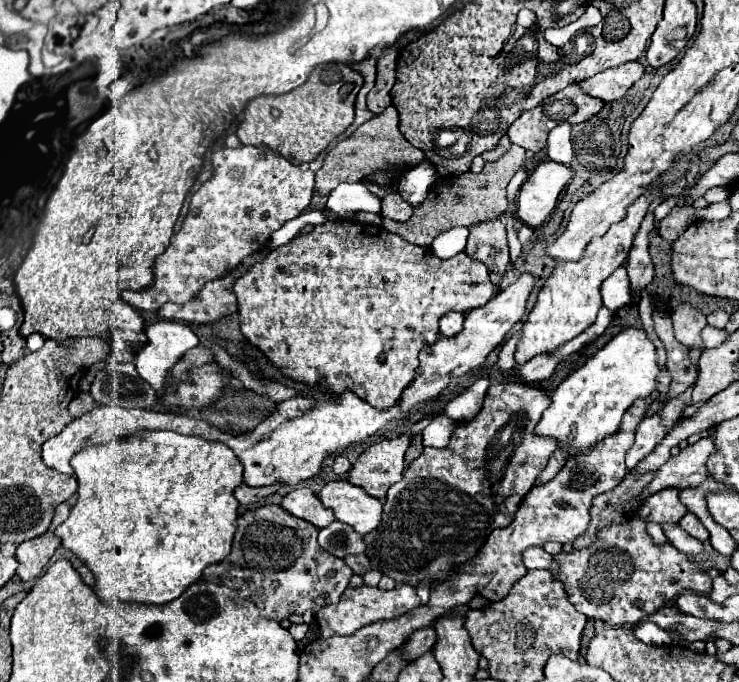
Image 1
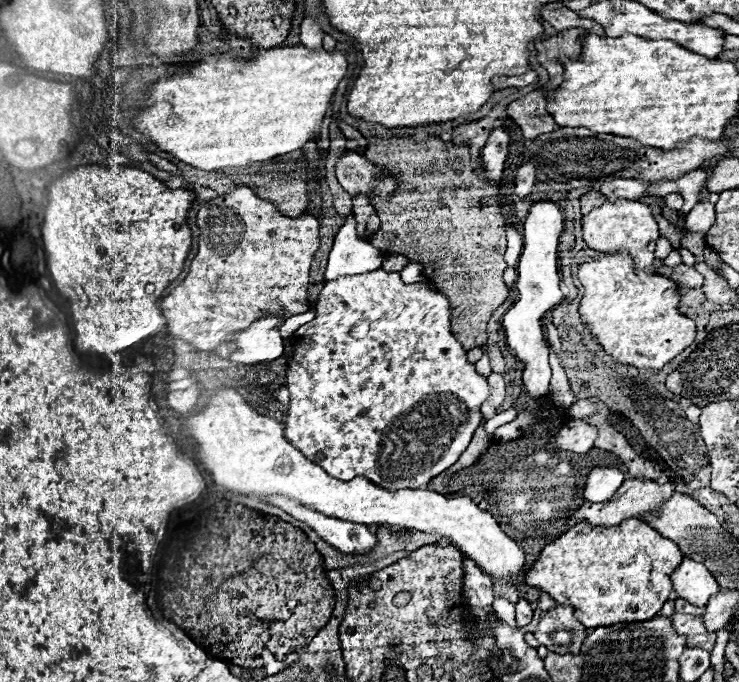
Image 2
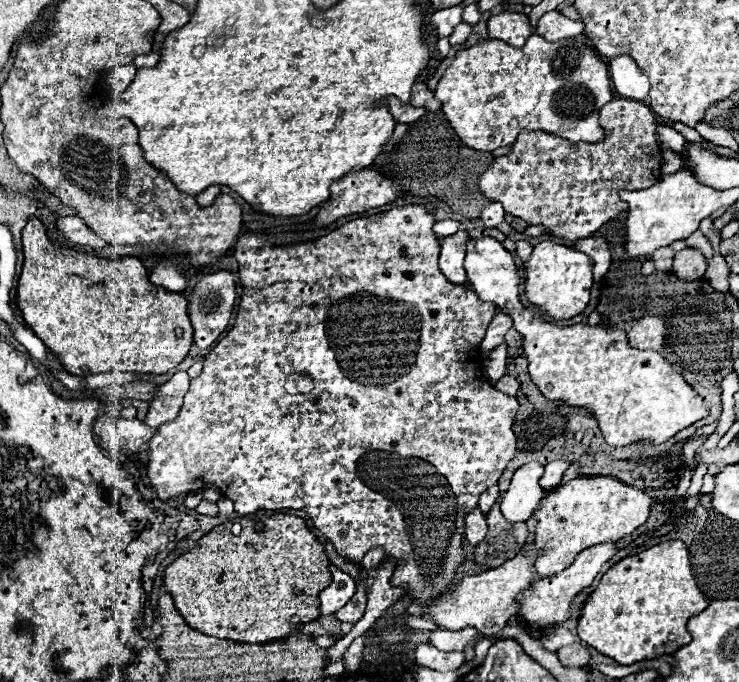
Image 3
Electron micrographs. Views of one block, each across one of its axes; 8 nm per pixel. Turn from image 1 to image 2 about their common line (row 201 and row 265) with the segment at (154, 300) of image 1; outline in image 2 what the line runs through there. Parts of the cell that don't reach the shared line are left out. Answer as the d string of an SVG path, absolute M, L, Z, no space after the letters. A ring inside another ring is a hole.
M240 186L232 194L198 204L196 224L200 228L198 254L190 264L190 274L160 304L168 320L168 332L174 338L182 338L198 350L214 352L220 344L226 344L230 334L246 330L268 312L286 314L286 318L290 318L310 308L310 304L306 306L306 286L310 284L312 258L320 246L318 218L310 214L288 218L276 212L272 202L262 200L250 188Z

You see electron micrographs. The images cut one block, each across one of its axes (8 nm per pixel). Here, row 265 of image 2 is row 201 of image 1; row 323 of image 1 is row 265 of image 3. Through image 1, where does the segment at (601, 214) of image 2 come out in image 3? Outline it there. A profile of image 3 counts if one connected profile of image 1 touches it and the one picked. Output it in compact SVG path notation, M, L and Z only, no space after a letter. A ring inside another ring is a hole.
M540 242L534 246L532 258L526 262L526 298L548 312L552 318L572 318L584 312L590 302L592 288L592 260L584 252L556 244L556 242Z

